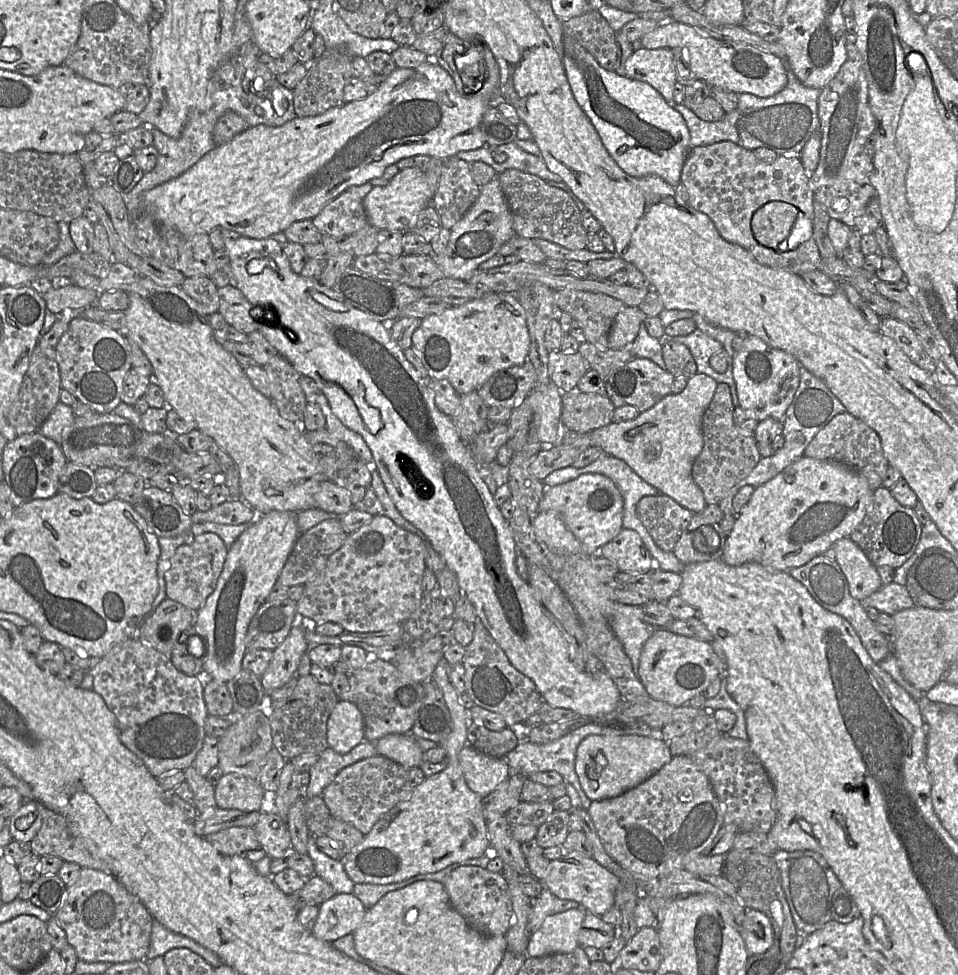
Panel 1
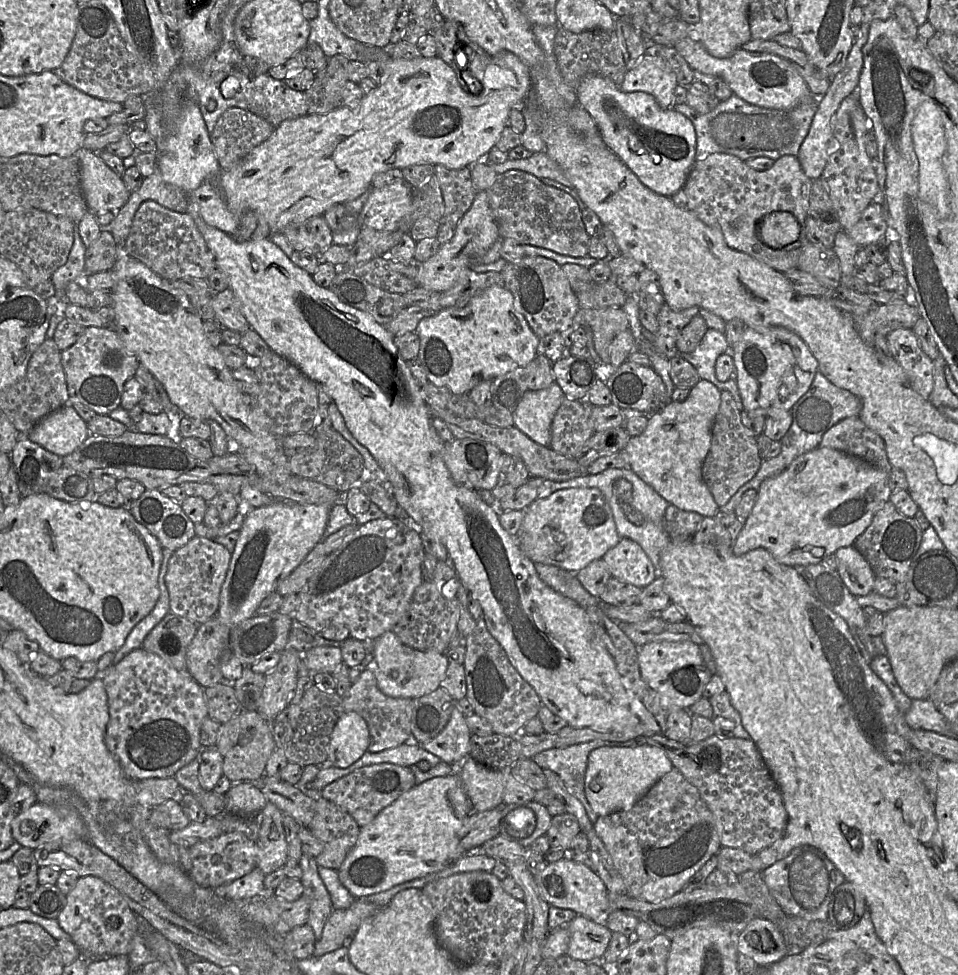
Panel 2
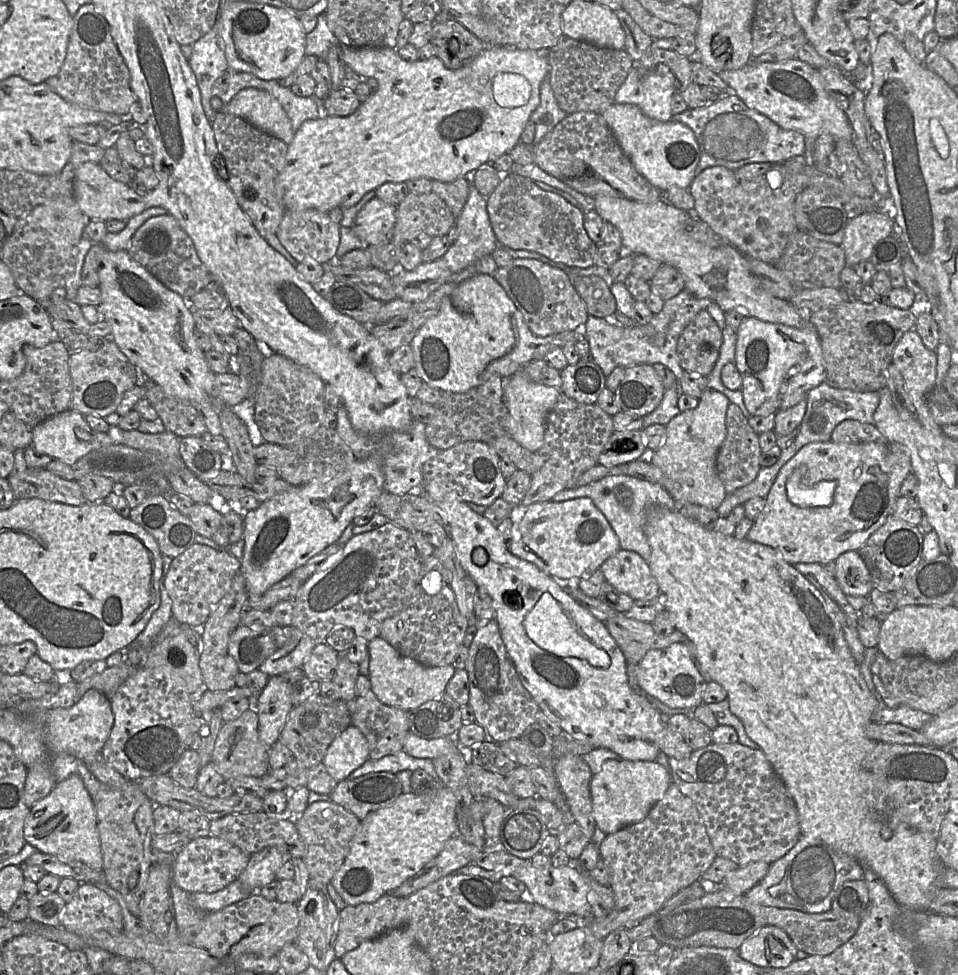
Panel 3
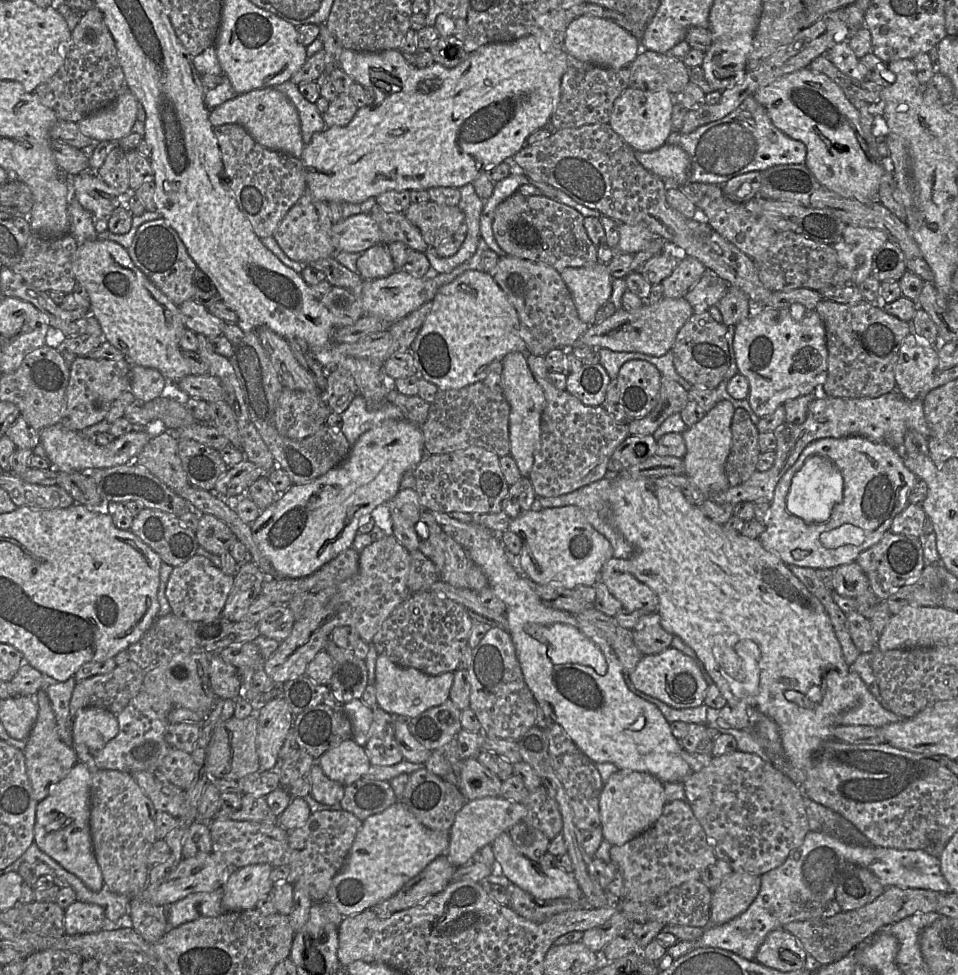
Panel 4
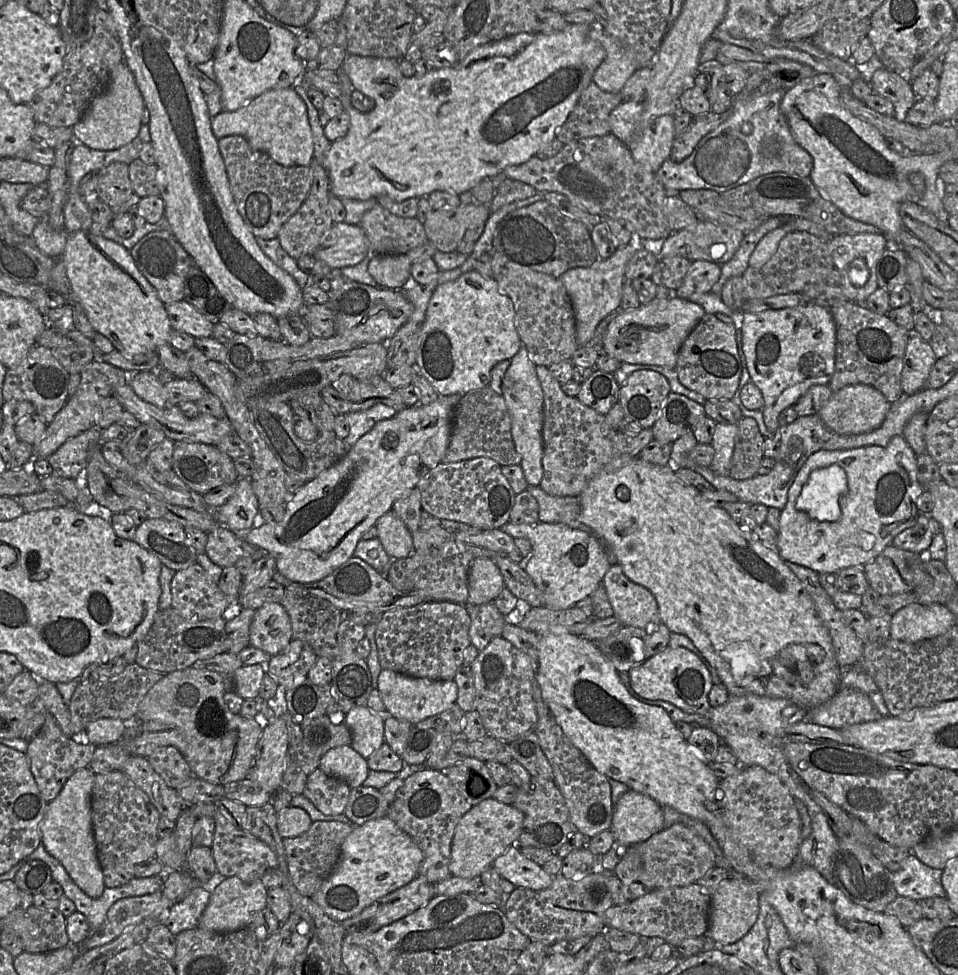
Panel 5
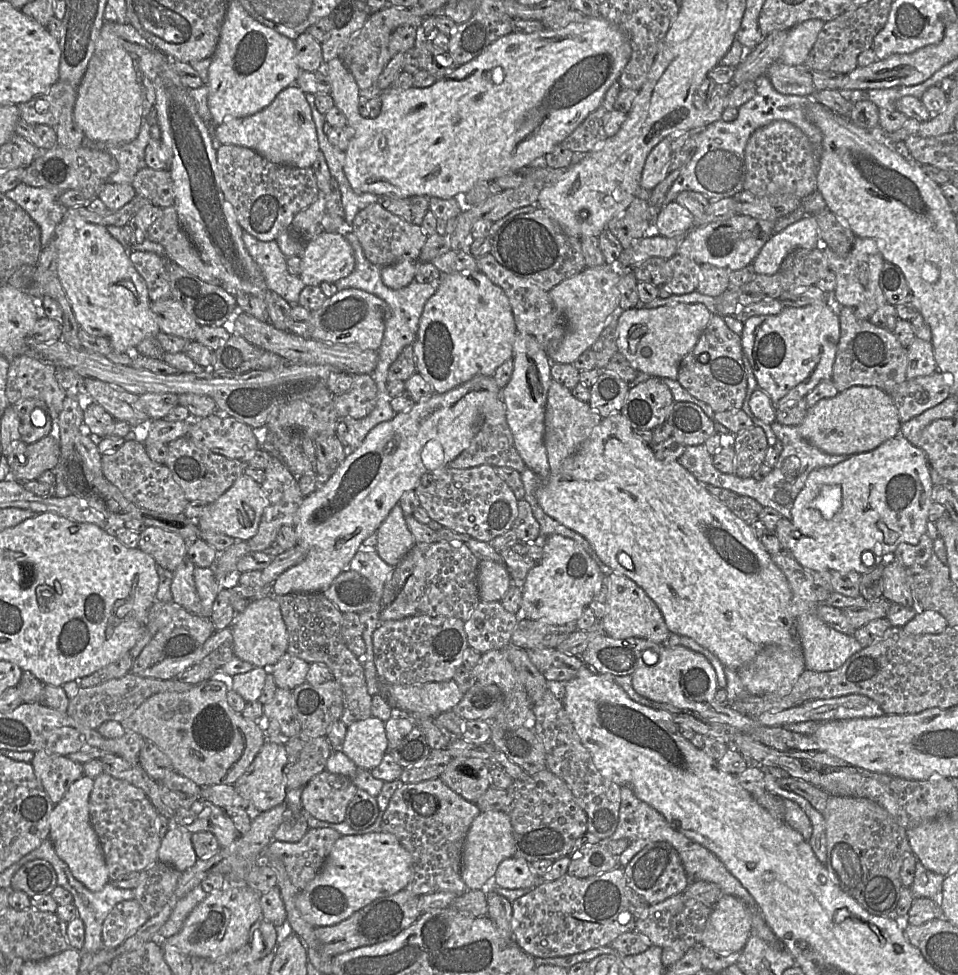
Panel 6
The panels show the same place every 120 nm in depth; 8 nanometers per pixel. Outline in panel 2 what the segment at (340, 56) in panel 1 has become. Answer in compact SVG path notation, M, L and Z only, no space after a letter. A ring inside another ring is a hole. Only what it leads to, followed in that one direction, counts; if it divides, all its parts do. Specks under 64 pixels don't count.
M343 55L328 58L326 66L315 73L312 85L304 91L308 114L324 114L341 106L341 95L348 81L350 60Z

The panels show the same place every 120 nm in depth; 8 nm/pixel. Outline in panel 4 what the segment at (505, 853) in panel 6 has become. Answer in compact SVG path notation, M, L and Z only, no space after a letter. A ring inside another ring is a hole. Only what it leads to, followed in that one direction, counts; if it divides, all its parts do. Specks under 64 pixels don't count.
M485 797L466 801L456 814L450 830L450 842L447 849L449 863L456 869L472 861L472 856L480 848L493 842L501 833L508 832L516 823L527 815L526 807L520 802L513 802L499 797Z

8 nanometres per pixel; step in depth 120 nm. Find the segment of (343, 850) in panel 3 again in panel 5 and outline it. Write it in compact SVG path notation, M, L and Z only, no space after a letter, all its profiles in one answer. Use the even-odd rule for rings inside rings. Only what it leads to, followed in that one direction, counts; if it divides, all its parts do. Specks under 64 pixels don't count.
M313 821L302 835L283 839L289 873L301 895L311 897L321 888L336 867L342 844L353 829L353 826L340 821Z

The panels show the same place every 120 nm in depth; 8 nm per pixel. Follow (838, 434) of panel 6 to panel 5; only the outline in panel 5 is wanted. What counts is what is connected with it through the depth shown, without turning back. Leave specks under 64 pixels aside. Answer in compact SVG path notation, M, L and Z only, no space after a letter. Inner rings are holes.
M855 384L833 393L817 414L832 431L841 435L858 435L879 428L885 420L889 408L890 402L880 391L869 385Z

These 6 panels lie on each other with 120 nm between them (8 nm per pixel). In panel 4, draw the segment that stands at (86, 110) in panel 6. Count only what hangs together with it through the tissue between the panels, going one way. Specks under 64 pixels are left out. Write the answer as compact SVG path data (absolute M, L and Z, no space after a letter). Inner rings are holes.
M128 90L113 103L77 122L82 134L95 143L119 141L132 133L137 121L138 101Z

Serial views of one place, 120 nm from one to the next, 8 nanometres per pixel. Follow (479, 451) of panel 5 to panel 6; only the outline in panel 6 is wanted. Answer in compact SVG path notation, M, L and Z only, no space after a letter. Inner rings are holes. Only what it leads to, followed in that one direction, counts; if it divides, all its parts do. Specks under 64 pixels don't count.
M501 397L487 401L482 408L482 419L479 429L468 448L449 462L448 467L466 469L481 465L508 467L519 473L527 468L514 445L513 435L506 418L506 408Z

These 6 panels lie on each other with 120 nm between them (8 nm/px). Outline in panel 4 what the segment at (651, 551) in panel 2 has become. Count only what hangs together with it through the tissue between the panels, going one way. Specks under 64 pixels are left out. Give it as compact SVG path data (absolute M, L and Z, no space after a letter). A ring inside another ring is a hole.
M605 477L558 497L537 497L537 506L540 508L577 506L592 527L610 542L613 557L630 559L634 552L633 547L612 524L609 502L612 479Z

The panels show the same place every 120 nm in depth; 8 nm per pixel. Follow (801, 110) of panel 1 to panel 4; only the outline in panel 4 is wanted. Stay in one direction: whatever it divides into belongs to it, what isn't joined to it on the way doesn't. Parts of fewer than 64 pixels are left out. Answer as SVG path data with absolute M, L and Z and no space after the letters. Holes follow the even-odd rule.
M753 96L745 99L739 107L722 119L698 127L689 134L682 134L673 130L667 143L682 147L691 160L691 173L686 183L705 183L724 185L730 179L752 171L764 171L777 165L805 164L806 146L776 128L764 106L758 103Z

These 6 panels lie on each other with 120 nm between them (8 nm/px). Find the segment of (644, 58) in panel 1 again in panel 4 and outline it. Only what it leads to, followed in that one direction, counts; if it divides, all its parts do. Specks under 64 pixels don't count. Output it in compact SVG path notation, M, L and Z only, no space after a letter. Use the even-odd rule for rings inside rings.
M629 86L615 100L609 125L634 151L653 151L667 143L674 130L673 105L674 96L666 90L644 91Z

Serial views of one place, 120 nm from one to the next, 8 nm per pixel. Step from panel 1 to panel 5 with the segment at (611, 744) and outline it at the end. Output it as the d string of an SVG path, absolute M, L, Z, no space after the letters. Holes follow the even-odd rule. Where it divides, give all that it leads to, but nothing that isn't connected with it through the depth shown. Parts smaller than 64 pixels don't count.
M629 789L616 802L610 831L617 845L638 845L663 830L662 806L643 793Z

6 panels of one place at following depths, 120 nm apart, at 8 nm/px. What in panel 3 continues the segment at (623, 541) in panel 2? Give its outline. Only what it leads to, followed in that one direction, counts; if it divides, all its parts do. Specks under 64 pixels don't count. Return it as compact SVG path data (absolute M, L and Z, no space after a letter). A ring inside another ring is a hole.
M620 549L599 569L607 582L634 601L651 600L660 593L648 562L634 551Z

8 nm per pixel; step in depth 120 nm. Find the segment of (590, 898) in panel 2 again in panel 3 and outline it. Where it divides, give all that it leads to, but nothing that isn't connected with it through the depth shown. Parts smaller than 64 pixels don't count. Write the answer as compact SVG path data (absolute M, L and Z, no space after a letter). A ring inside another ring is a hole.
M510 856L510 865L506 869L508 869L509 874L526 885L529 897L534 903L560 915L574 916L575 918L594 918L587 899L589 885L576 862L562 867L537 867L539 866L533 866L530 860Z

